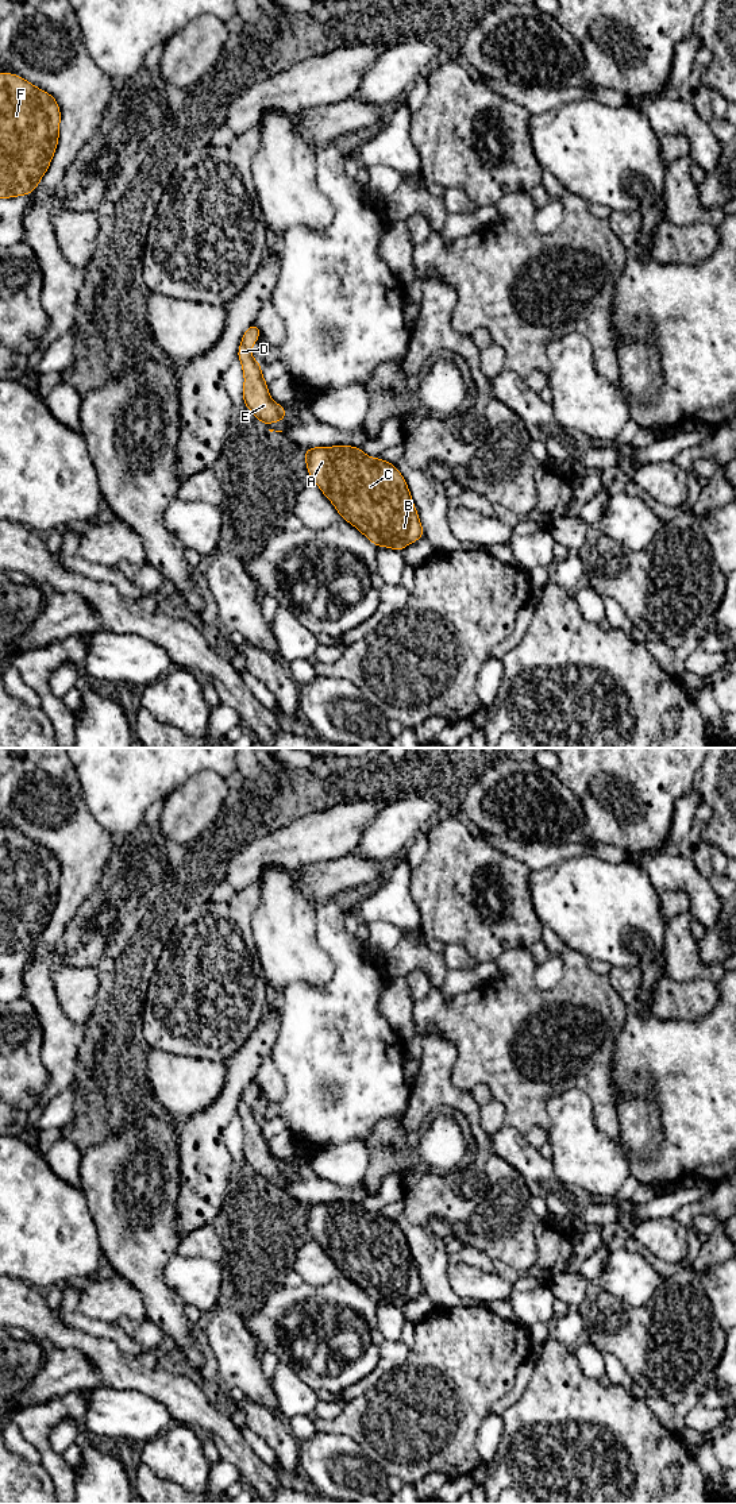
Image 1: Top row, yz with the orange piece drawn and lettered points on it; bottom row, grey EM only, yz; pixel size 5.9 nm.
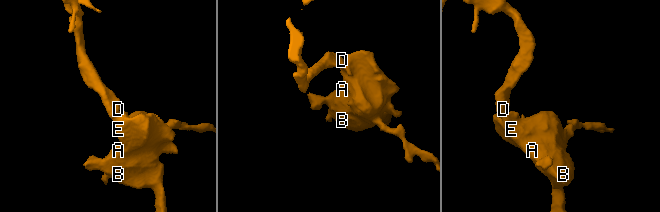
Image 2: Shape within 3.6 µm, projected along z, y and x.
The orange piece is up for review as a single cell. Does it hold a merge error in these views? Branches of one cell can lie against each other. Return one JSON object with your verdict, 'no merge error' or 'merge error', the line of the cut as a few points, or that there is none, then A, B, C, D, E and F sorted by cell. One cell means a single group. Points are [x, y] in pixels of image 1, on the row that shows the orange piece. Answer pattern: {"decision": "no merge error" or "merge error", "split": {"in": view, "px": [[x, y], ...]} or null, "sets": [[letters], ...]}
{"decision": "no merge error", "split": null, "sets": [["A", "B", "C", "D", "E", "F"]]}

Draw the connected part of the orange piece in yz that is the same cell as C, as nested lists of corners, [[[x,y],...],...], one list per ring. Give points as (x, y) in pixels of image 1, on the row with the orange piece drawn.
[[[331,446],[304,450],[305,466],[321,493],[343,520],[375,547],[397,552],[424,536],[409,487],[398,468],[381,458],[370,458],[359,447]]]

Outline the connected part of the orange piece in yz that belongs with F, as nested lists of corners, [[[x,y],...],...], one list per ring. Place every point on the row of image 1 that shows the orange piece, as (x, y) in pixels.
[[[0,73],[0,198],[31,194],[46,174],[59,140],[61,109],[54,96],[14,73]]]

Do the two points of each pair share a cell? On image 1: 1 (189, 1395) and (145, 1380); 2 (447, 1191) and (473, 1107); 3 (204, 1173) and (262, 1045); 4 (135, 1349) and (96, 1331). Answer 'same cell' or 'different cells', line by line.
1: same cell
2: same cell
3: same cell
4: same cell

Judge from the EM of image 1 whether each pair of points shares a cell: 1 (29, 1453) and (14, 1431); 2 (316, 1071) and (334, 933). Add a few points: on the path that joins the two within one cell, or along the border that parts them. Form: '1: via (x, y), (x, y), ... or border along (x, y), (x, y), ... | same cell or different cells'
1: via (23, 1447), (14, 1437) | same cell
2: via (332, 1037), (343, 1013), (343, 967) | same cell

